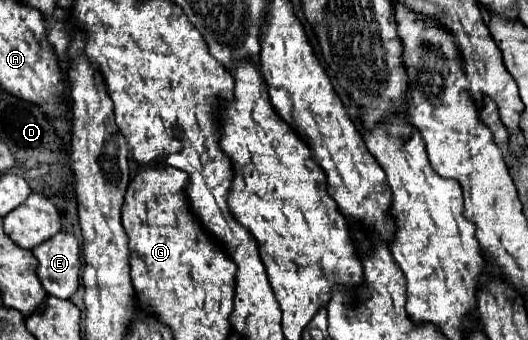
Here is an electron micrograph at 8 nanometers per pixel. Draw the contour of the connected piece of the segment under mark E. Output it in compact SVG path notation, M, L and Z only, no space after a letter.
M60 231L48 239L48 243L40 243L36 251L32 251L38 259L38 279L44 289L60 299L70 299L80 285L80 243L74 235Z

